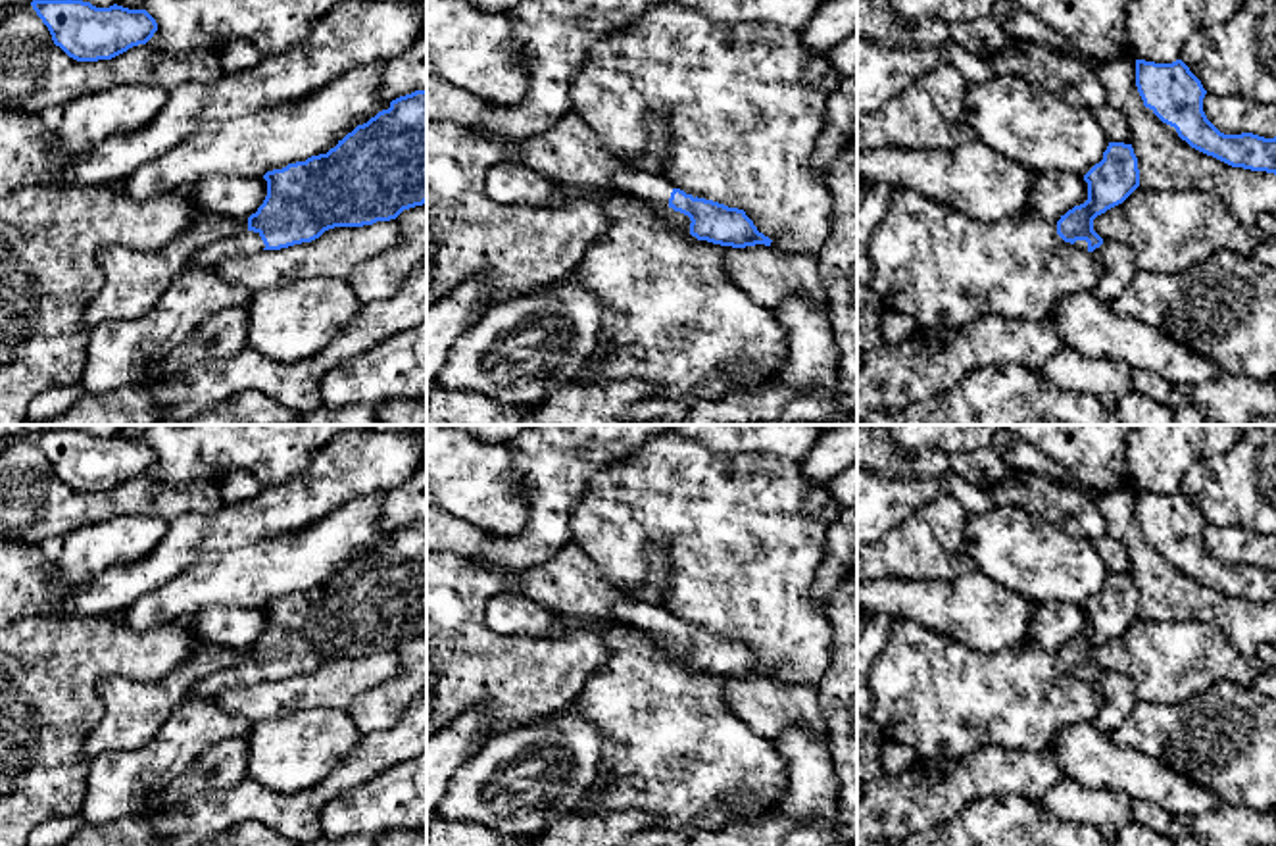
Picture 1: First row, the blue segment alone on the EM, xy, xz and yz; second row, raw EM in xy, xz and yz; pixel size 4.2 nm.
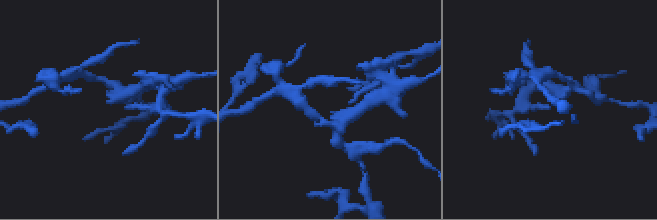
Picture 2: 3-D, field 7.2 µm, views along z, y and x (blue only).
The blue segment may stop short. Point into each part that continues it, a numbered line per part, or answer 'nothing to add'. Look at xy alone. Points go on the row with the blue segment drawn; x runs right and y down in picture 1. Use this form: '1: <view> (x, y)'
1: xy (246, 243)

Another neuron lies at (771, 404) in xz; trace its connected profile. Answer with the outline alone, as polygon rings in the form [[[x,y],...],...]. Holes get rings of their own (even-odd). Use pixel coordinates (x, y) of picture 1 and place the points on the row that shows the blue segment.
[[[776,379],[724,396],[648,396],[634,404],[628,425],[648,421],[671,425],[794,425],[838,421],[844,413],[840,390],[799,392]]]

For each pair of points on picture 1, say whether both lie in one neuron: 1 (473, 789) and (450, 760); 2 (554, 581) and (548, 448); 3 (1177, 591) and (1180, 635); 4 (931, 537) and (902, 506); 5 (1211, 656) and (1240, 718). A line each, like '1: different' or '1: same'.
1: different
2: different
3: different
4: different
5: different

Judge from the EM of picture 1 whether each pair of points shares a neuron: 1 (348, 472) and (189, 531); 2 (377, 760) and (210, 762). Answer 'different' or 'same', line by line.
1: same
2: different

